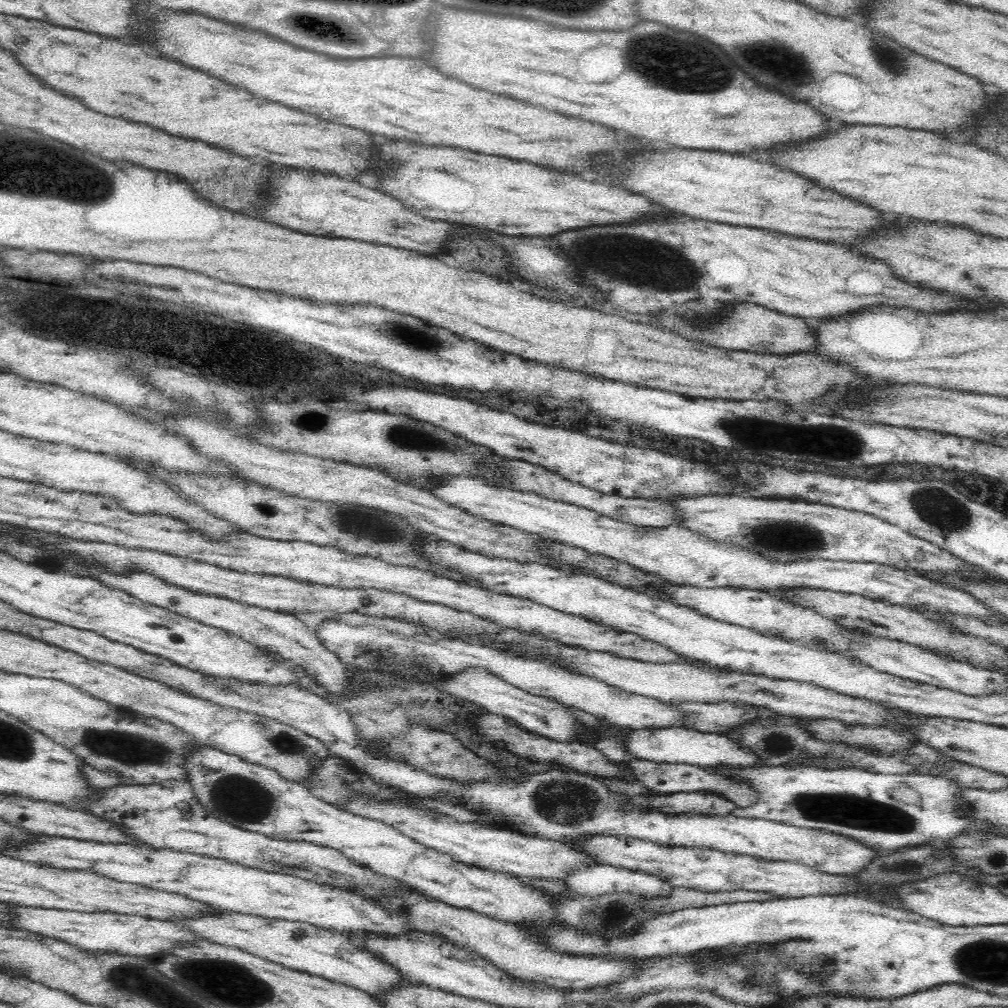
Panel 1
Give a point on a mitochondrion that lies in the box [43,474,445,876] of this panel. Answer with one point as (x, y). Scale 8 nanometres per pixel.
(237, 798)

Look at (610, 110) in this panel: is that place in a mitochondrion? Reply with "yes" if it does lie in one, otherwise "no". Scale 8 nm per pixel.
no

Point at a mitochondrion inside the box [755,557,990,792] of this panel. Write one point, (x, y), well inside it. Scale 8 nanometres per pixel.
(778, 745)

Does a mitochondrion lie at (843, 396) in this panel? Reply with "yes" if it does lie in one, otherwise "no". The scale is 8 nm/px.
no

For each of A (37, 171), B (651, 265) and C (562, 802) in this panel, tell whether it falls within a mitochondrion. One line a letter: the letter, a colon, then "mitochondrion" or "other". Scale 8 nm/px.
A: mitochondrion
B: mitochondrion
C: mitochondrion

